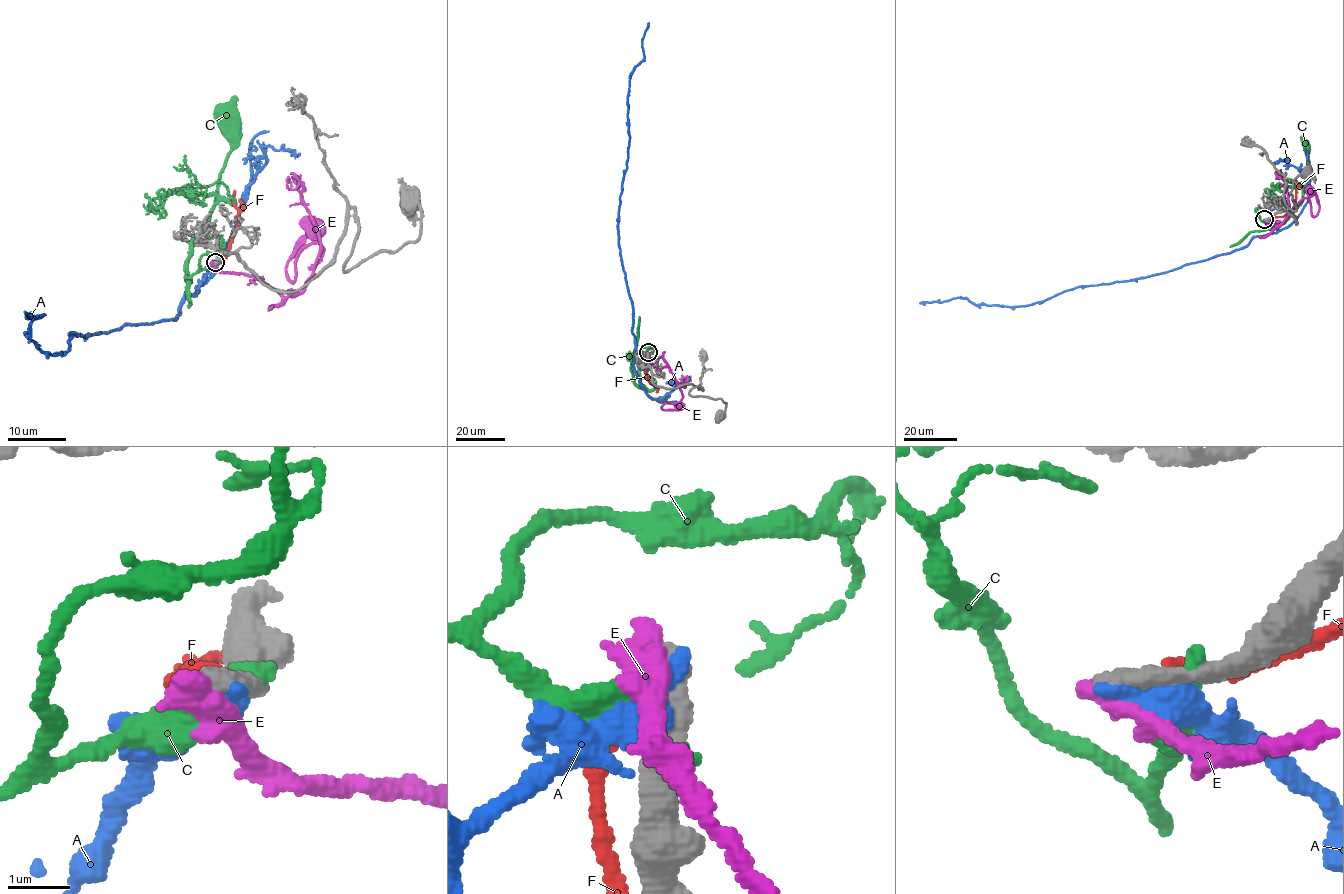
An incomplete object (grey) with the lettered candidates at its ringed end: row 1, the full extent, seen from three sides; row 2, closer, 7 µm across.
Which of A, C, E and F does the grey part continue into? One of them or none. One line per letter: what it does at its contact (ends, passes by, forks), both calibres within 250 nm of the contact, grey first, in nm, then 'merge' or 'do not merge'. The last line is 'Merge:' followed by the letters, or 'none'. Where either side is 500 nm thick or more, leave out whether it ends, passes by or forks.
A: 550/700 nm | do not merge
C: it ends | 400/280 nm | do not merge
E: 480/600 nm | do not merge
F: 550/200 nm | do not merge
Merge: none

